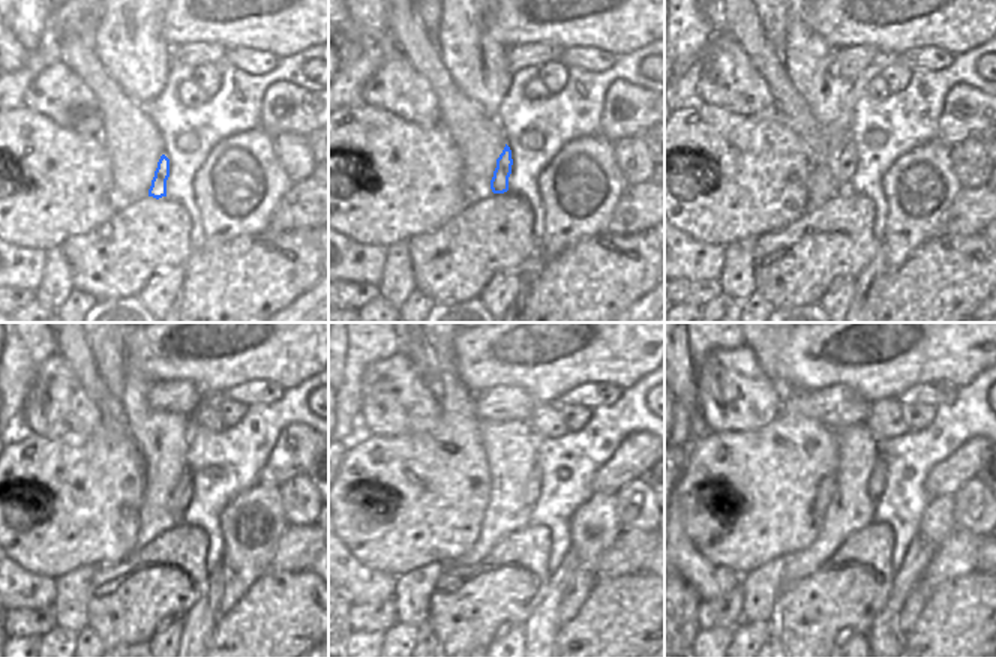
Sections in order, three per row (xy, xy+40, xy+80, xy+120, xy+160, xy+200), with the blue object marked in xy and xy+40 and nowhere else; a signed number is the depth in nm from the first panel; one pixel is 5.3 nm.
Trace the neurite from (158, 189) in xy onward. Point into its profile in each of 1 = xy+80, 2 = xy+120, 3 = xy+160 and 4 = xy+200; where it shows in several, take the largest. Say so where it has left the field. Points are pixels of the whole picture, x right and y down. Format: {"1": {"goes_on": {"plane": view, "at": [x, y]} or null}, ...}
{"1": {"goes_on": {"plane": "xy+80", "at": [842, 159]}}, "2": {"goes_on": {"plane": "xy+120", "at": [182, 494]}}, "3": {"goes_on": {"plane": "xy+160", "at": [533, 485]}}, "4": {"goes_on": {"plane": "xy+200", "at": [876, 483]}}}

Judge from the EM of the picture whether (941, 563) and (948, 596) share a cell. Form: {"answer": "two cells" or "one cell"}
{"answer": "two cells"}

